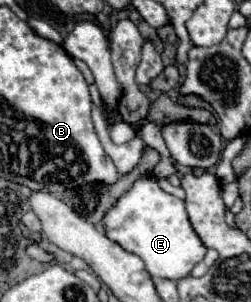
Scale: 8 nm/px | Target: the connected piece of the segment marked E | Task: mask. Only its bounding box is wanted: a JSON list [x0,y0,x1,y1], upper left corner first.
[103,176,207,282]

